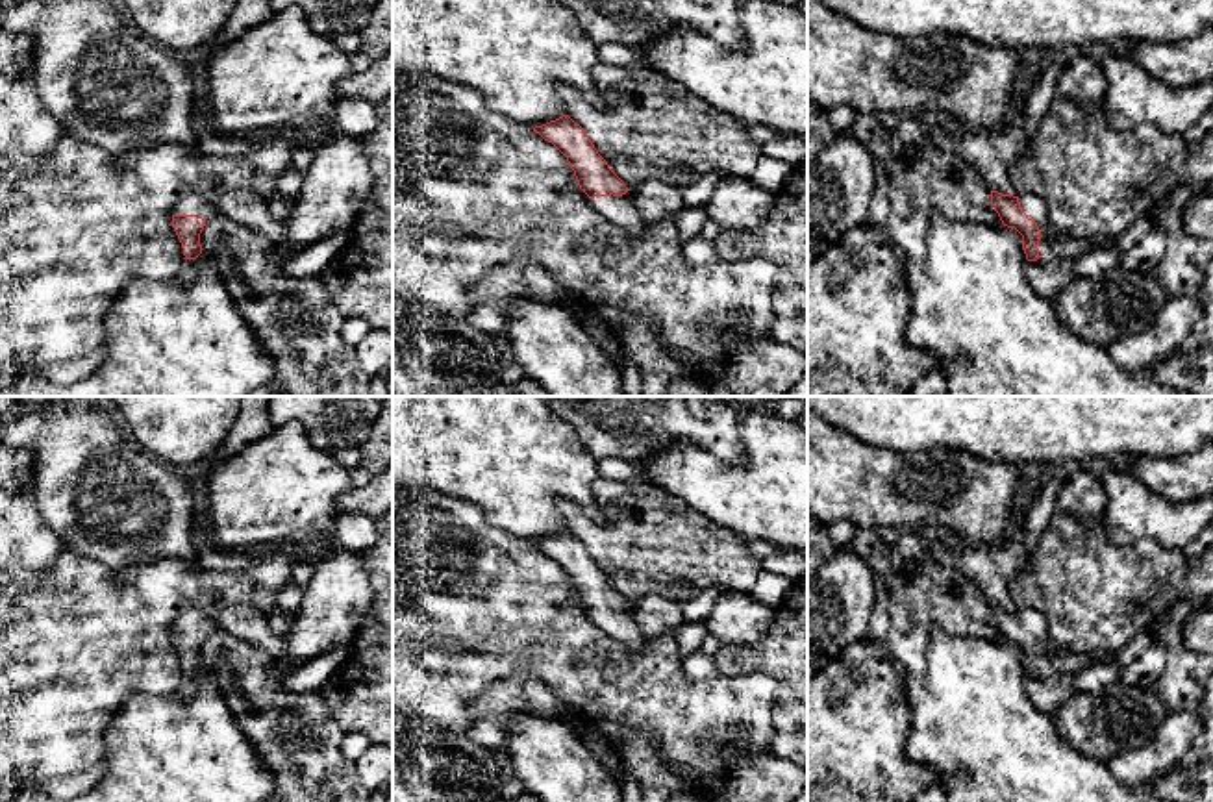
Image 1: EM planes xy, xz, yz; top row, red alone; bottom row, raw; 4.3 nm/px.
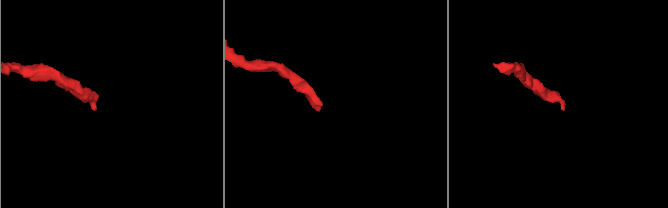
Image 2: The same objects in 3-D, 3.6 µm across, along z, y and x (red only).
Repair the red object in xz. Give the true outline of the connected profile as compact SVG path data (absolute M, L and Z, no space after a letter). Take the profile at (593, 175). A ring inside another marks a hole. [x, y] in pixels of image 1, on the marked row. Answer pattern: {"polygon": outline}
{"polygon": "M563 115L535 126L533 132L567 157L580 189L600 215L624 228L632 237L643 235L644 222L626 194L626 183L609 169L580 124Z"}

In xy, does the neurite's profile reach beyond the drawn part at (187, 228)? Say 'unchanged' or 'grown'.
grown

